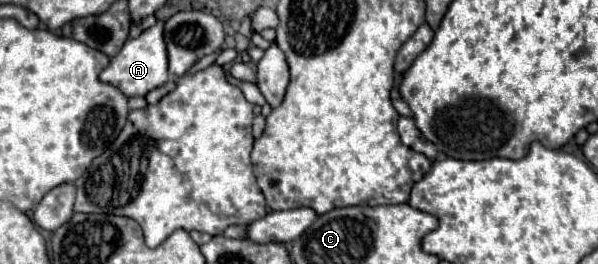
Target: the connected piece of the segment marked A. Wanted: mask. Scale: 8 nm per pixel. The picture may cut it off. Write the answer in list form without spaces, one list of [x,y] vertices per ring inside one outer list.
[[[159,20],[153,28],[141,32],[137,38],[129,38],[127,44],[119,50],[119,54],[111,58],[109,66],[103,68],[103,72],[99,74],[99,80],[119,88],[127,98],[145,96],[153,88],[159,88],[167,80],[171,80],[167,72],[167,50],[165,50],[163,25],[164,22]]]

